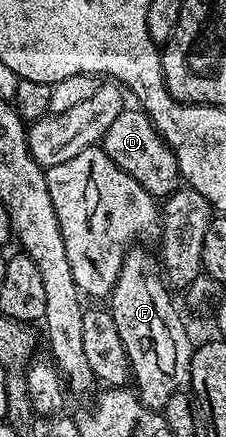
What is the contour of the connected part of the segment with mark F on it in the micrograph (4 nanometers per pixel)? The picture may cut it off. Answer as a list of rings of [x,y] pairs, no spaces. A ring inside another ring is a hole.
[[[131,248],[109,295],[113,324],[117,324],[121,344],[125,344],[125,352],[131,361],[134,393],[150,410],[158,411],[162,411],[169,398],[191,381],[193,341],[185,331],[179,330],[183,326],[183,318],[171,303],[167,290],[169,286],[156,257],[154,260],[147,248]],[[171,330],[179,330],[175,338]]]

